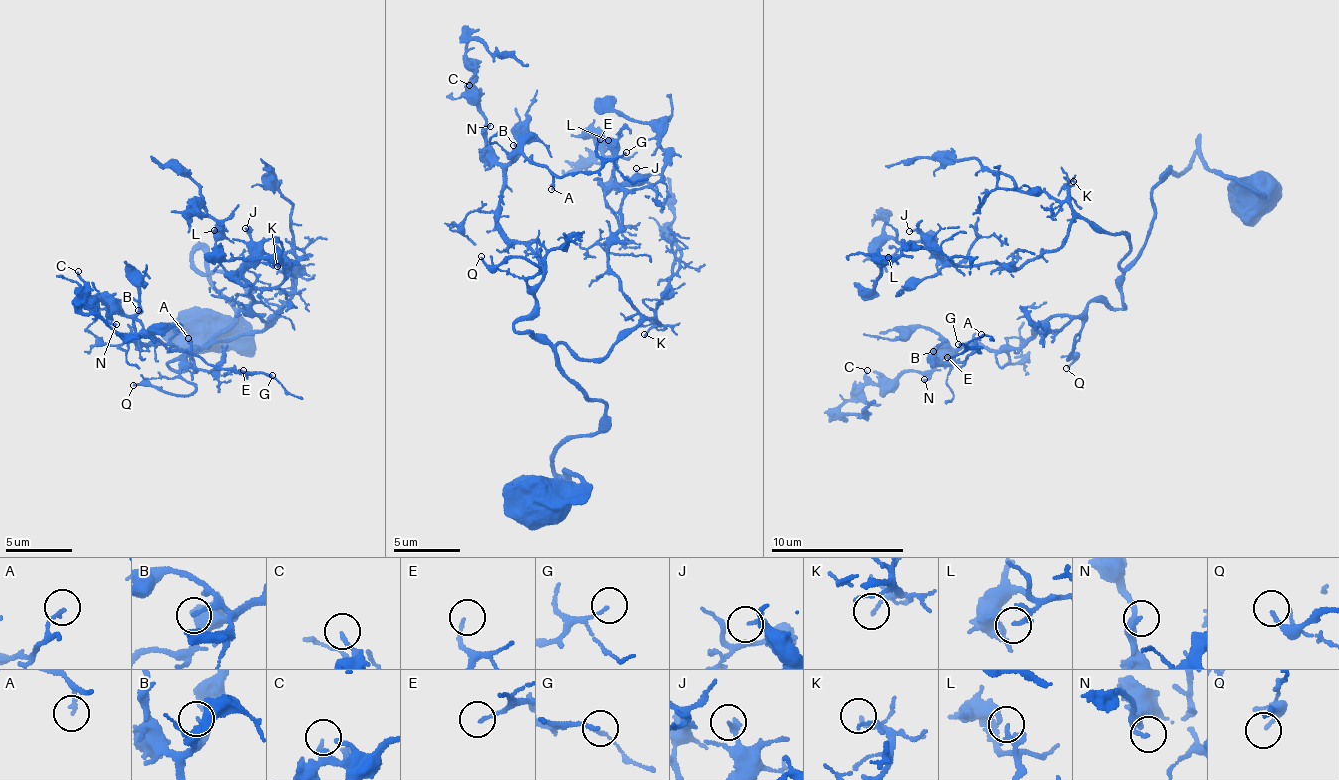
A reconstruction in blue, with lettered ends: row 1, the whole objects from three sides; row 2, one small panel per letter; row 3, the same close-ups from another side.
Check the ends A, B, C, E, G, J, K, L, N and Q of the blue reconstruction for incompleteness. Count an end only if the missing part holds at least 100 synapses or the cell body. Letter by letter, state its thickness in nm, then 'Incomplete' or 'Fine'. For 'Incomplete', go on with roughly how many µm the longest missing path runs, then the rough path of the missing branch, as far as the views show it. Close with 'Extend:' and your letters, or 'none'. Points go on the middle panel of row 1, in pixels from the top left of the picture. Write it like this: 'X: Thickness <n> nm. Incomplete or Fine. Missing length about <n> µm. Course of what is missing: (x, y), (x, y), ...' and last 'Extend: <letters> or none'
A: Thickness 130 nm. Fine
B: Thickness 120 nm. Fine
C: Thickness 130 nm. Fine
E: Thickness 130 nm. Fine
G: Thickness 110 nm. Fine
J: Thickness 200 nm. Fine
K: Thickness 110 nm. Fine
L: Thickness 110 nm. Fine
N: Thickness 130 nm. Fine
Q: Thickness 160 nm. Incomplete. Missing length about 25 µm. Course of what is missing: (481, 256), (496, 217), (463, 183), (435, 184), (447, 178), (440, 145), (418, 138), (404, 102), (418, 71)
Extend: Q

